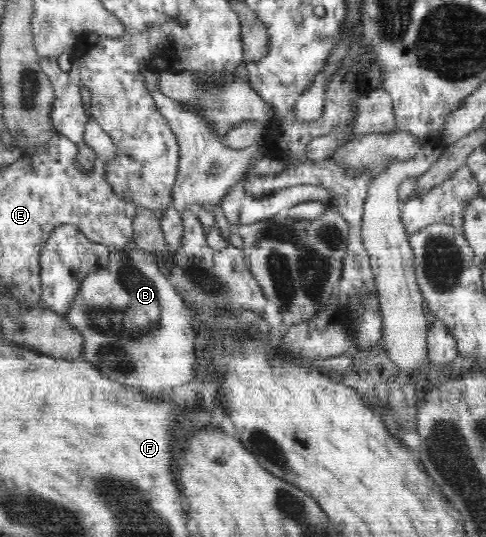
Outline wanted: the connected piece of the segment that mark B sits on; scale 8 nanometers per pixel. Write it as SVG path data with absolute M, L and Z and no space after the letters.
M130 248L123 253L121 256L112 254L107 268L84 278L66 319L84 337L83 360L92 363L114 382L133 386L156 402L153 398L162 396L166 390L188 384L196 378L196 334L181 294L158 270L156 254Z

